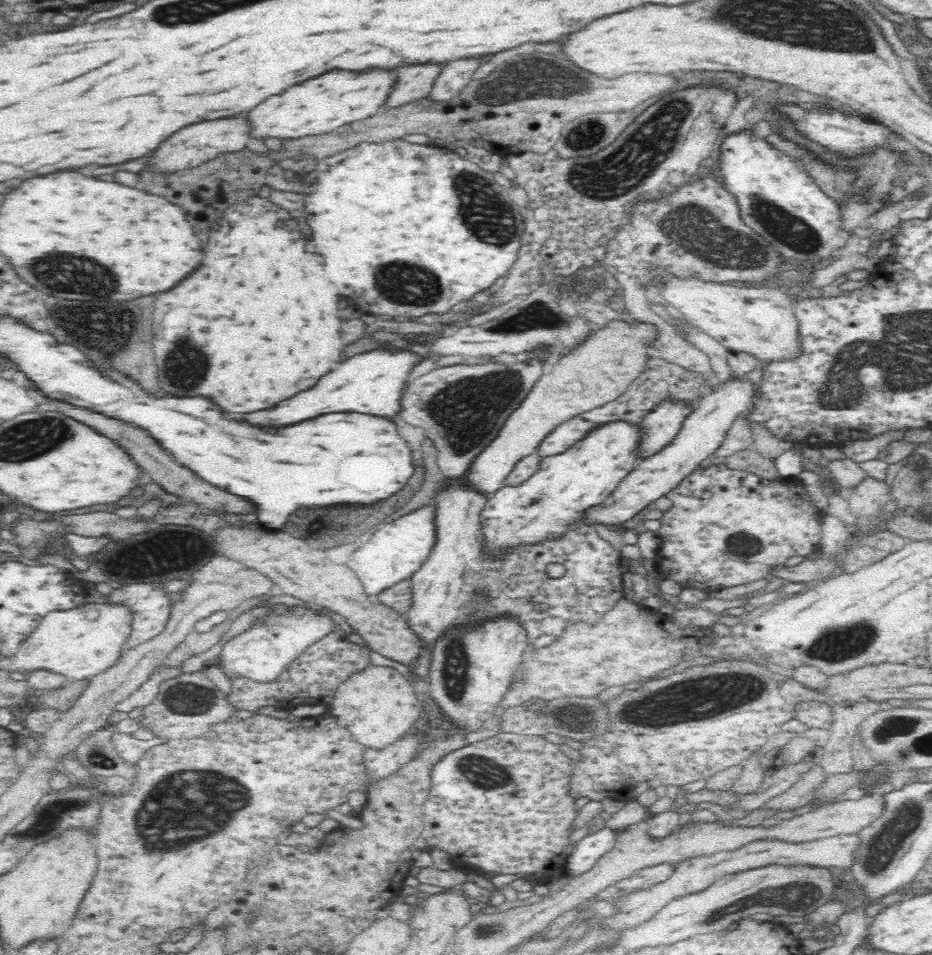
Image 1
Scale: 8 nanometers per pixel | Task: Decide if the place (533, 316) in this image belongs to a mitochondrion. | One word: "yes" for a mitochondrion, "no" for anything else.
yes

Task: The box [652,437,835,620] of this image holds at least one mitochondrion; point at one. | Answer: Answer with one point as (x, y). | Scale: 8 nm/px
(743, 544)

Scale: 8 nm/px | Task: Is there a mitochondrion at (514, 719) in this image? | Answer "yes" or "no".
no

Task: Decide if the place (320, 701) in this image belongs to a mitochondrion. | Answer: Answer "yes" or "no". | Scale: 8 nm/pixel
no

